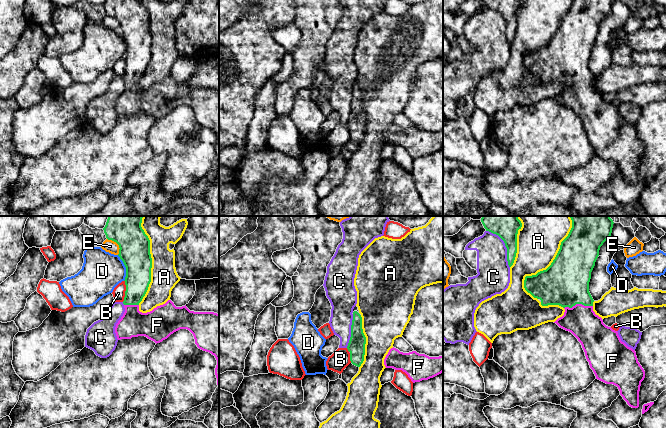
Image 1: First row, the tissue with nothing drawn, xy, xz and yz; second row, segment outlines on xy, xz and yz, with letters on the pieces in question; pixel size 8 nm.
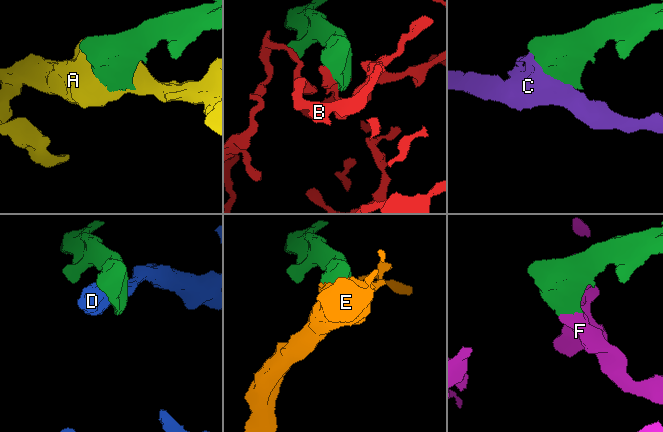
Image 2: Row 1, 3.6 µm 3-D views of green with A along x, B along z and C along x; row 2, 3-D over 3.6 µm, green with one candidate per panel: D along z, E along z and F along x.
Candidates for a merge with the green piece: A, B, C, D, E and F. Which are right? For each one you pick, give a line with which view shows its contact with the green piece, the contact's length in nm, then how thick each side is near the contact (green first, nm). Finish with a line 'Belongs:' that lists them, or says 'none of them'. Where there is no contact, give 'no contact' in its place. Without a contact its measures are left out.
F: yz | 240 nm | 380/240 nm
Belongs: F

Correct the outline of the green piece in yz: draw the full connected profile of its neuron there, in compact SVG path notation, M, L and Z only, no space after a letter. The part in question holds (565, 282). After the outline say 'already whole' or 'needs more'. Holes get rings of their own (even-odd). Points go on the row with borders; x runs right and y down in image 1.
M570 216L572 228L568 236L561 242L560 249L551 265L536 275L526 276L524 288L534 298L541 300L542 306L559 305L565 309L564 315L558 318L556 323L560 328L571 332L581 343L590 368L593 370L596 379L618 387L620 395L632 408L639 407L639 391L641 382L645 378L645 371L638 362L636 352L621 341L618 332L603 323L601 317L593 311L593 298L589 292L591 272L599 256L600 247L610 239L613 220L610 216Z | needs more

